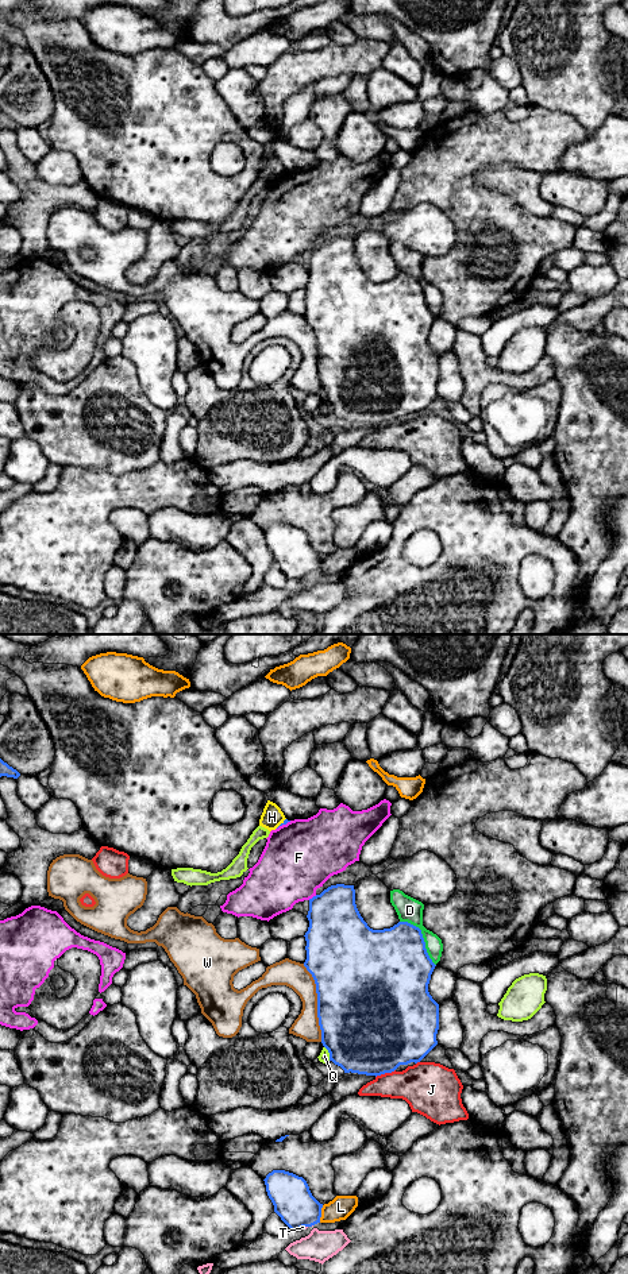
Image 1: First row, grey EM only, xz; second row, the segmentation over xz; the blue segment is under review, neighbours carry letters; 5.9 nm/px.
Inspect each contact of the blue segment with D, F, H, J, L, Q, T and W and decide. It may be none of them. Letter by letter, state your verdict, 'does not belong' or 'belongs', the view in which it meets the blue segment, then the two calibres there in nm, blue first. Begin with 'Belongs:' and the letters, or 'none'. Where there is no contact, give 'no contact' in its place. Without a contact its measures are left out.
Belongs: none
D: does not belong; contact in xz; calibres 460 and 150 nm
F: does not belong; contact in xz; calibres 340 and 420 nm
H: does not belong; contact in xz; calibres 20 and 130 nm
J: does not belong; contact in xz; calibres 500 and 280 nm
L: does not belong; contact in xz; calibres 240 and 140 nm
Q: does not belong; contact in xz; calibres 500 and 60 nm
T: does not belong; contact in xz; calibres 240 and 20 nm
W: does not belong; contact in xz; calibres 500 and 160 nm

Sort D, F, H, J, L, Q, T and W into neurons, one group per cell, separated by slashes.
D / F / H / J / L / Q / T / W

